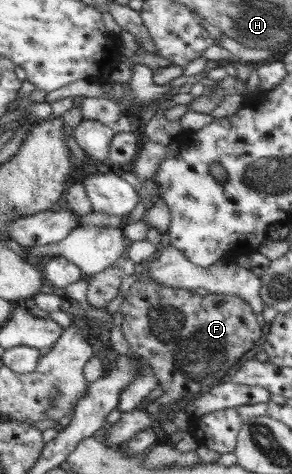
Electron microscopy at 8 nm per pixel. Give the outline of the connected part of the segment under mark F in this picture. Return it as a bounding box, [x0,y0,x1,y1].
[120,279,262,412]

